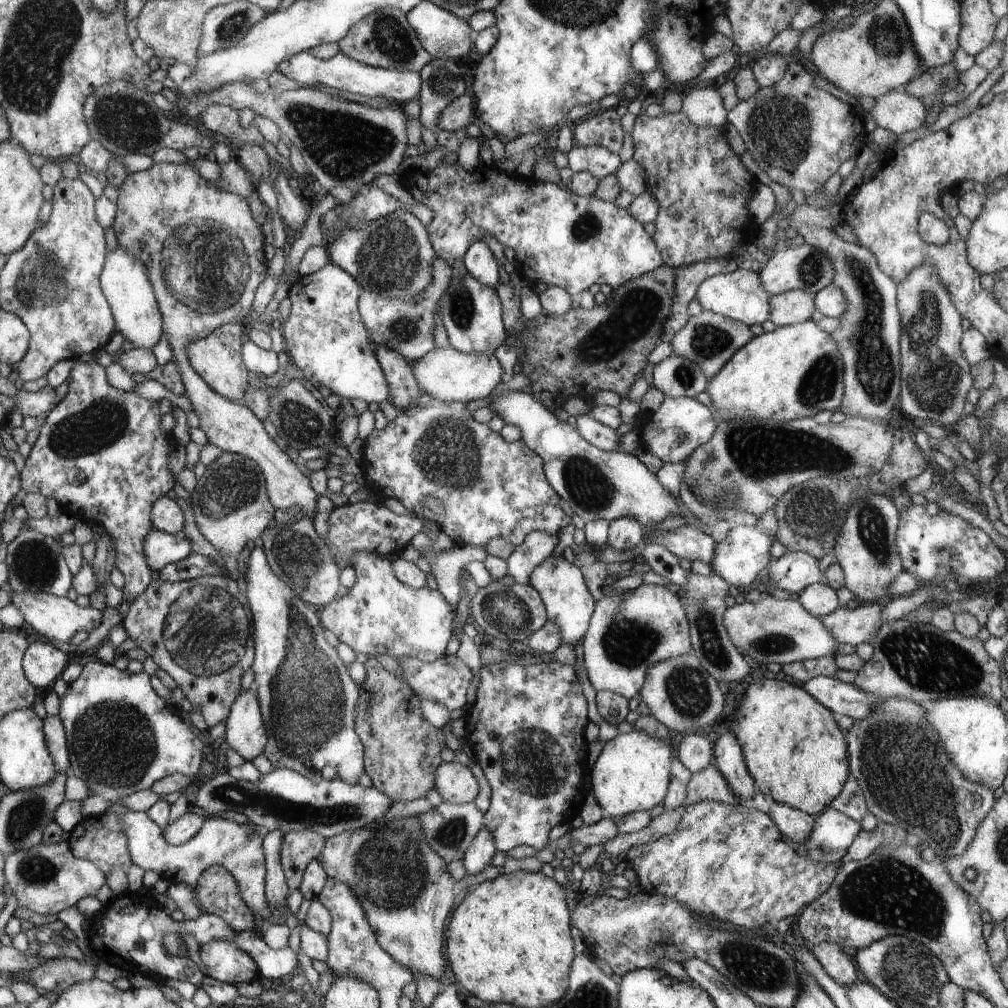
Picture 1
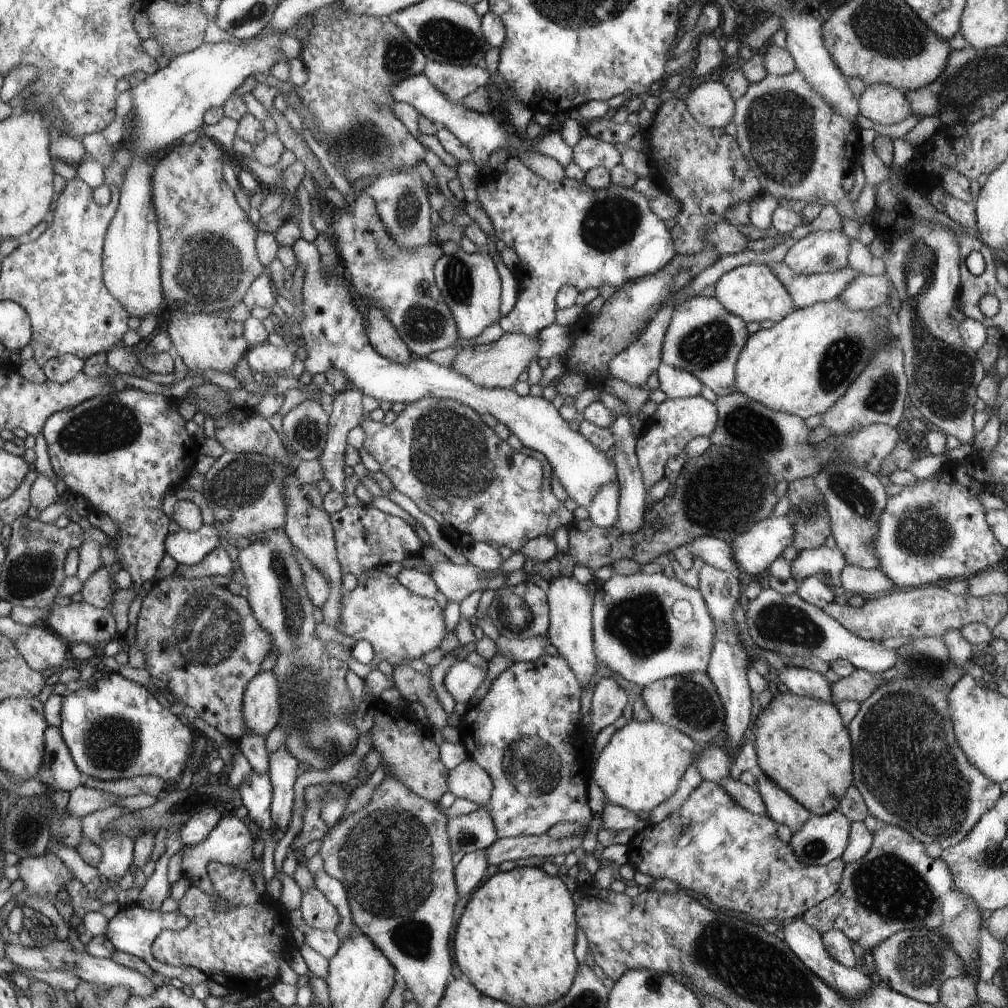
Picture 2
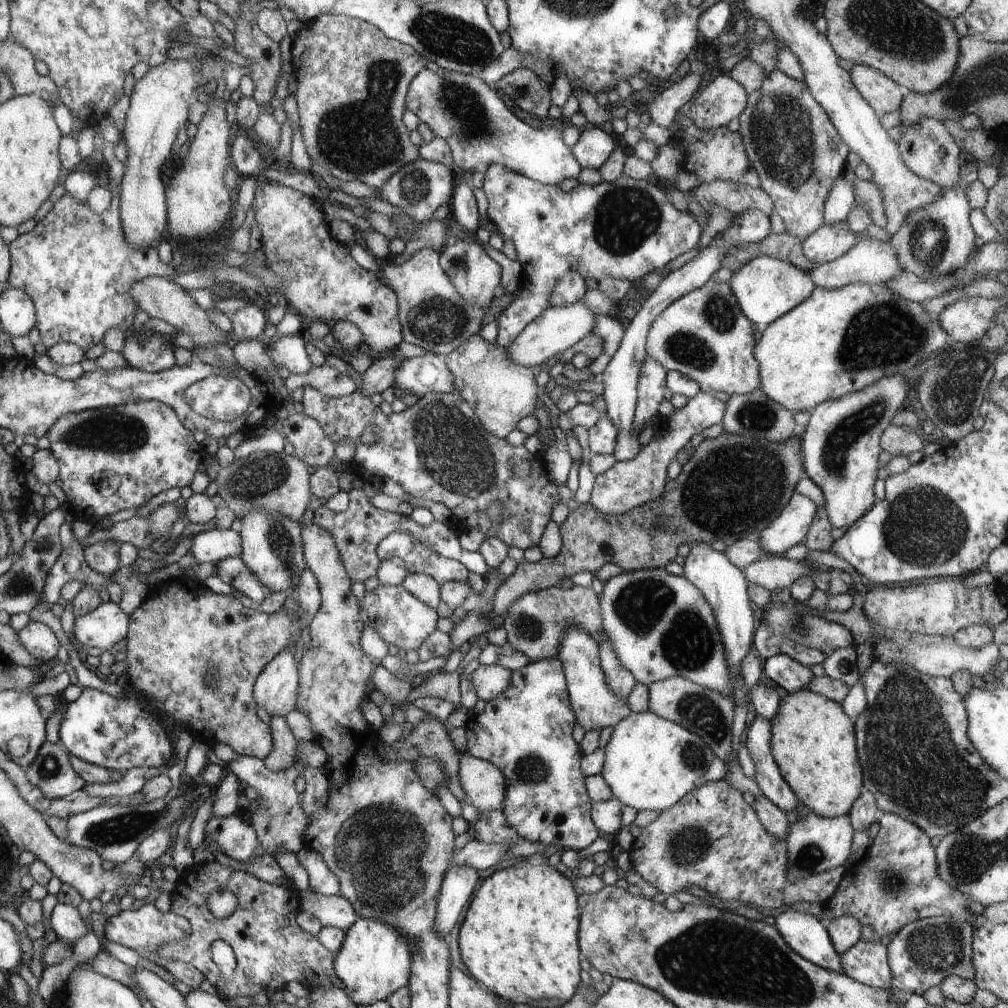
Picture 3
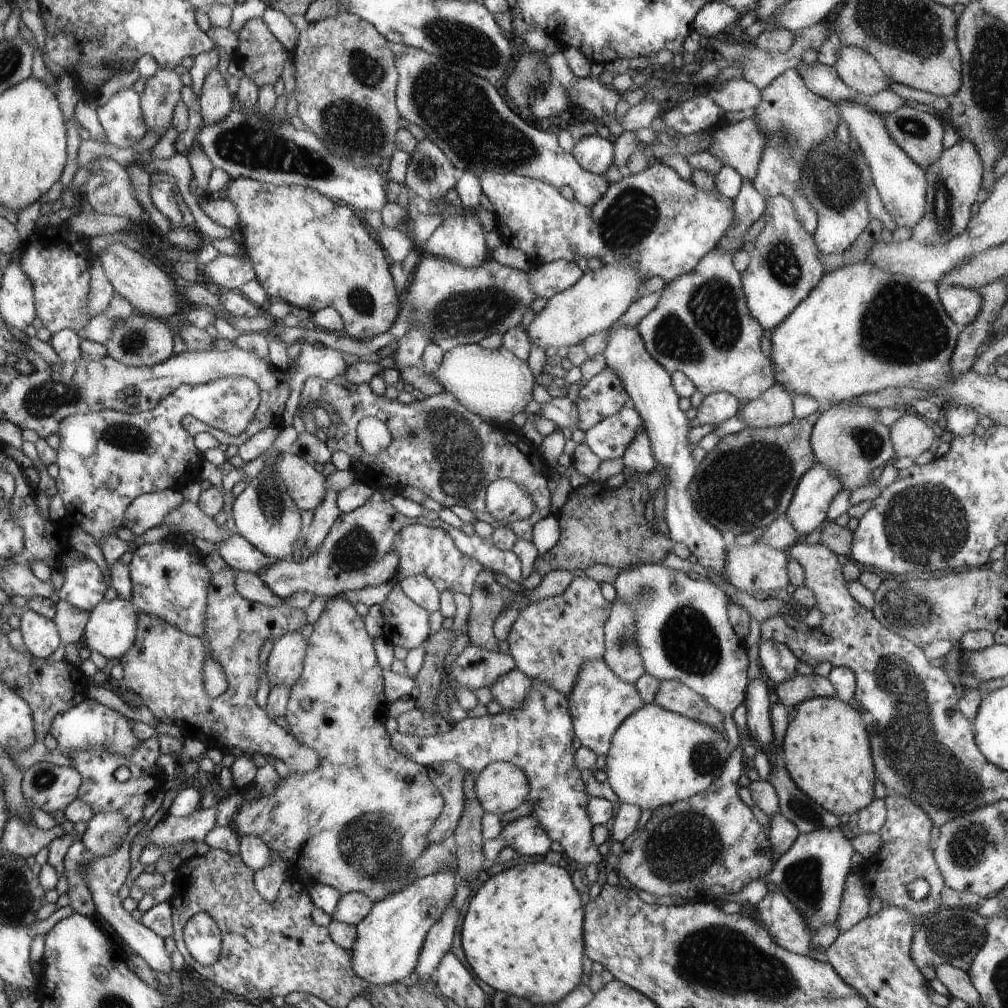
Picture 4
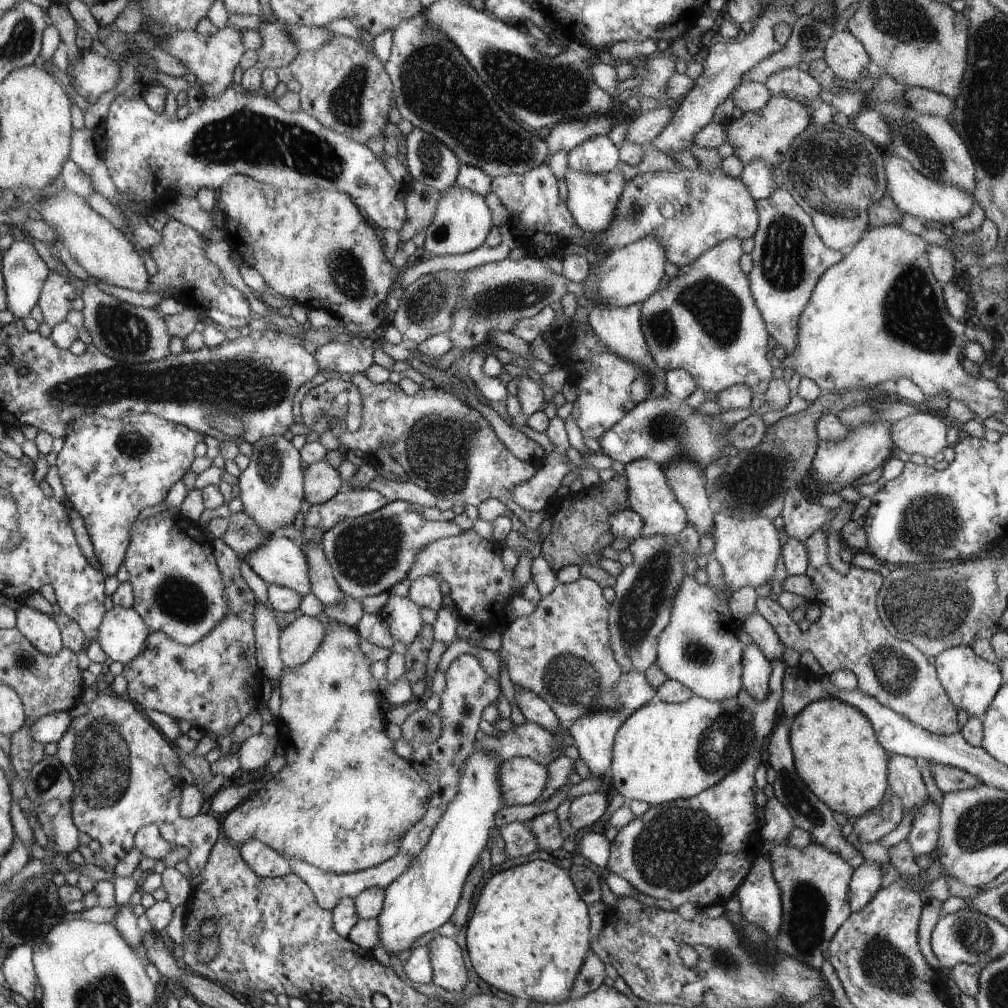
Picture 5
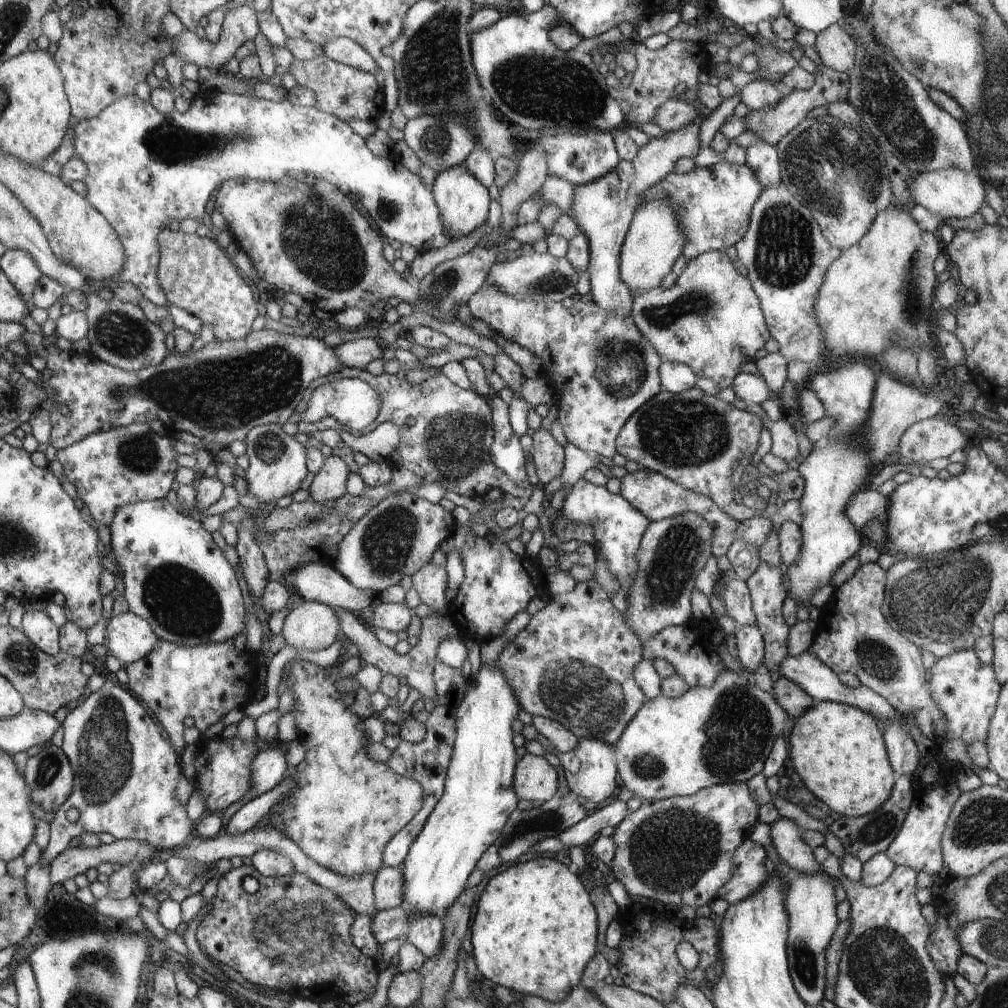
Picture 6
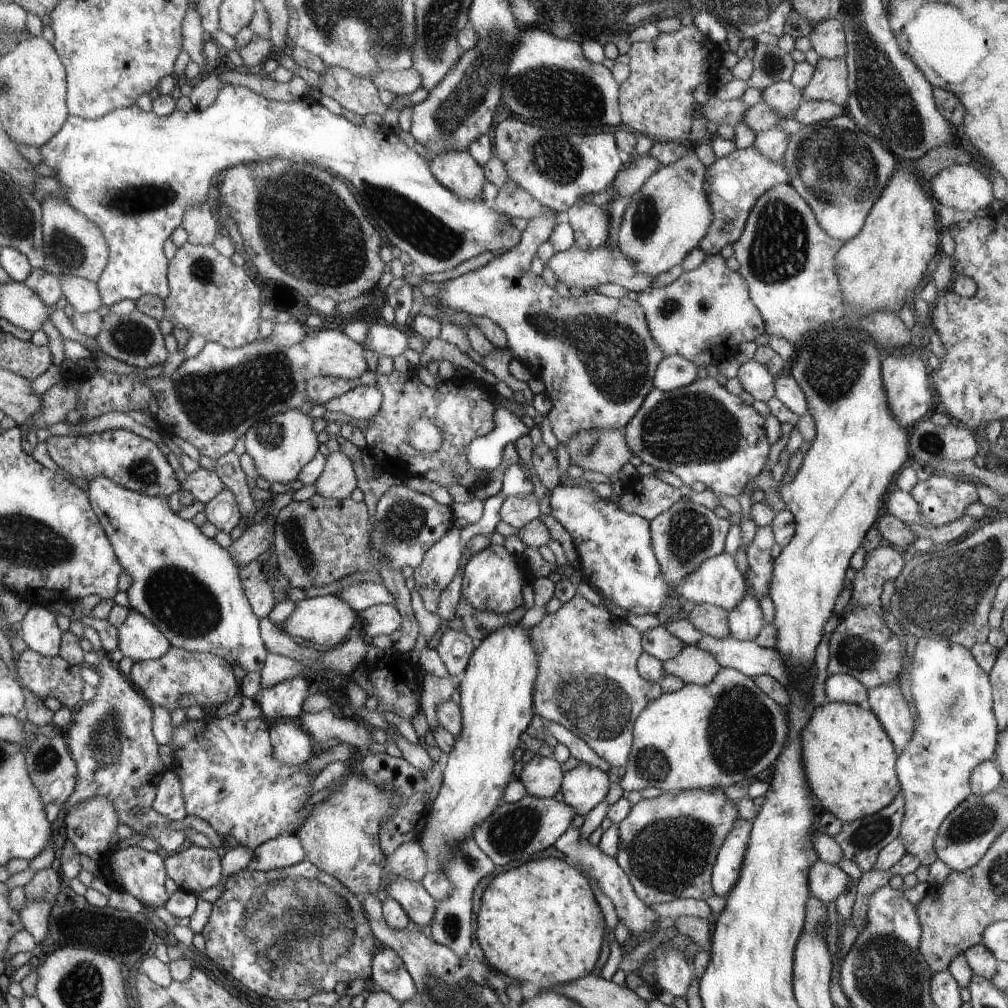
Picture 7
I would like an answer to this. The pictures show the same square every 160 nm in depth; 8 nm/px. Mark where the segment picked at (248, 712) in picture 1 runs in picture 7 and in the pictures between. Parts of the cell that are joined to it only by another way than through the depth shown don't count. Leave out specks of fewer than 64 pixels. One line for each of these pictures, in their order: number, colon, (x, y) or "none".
2: (261, 710)
3: (277, 690)
4: (285, 663)
5: (299, 641)
6: (311, 626)
7: (327, 620)

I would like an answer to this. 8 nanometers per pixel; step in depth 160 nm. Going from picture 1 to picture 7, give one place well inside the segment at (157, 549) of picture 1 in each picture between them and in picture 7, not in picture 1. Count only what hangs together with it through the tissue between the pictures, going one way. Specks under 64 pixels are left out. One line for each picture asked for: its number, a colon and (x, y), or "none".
2: (188, 548)
3: (213, 545)
4: (238, 553)
5: (280, 561)
6: (318, 582)
7: (364, 594)

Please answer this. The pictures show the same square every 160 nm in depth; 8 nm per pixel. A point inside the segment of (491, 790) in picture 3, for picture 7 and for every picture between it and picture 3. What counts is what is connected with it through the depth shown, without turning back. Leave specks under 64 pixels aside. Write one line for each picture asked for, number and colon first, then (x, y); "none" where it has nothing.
4: (501, 786)
5: (521, 780)
6: (535, 779)
7: (542, 776)

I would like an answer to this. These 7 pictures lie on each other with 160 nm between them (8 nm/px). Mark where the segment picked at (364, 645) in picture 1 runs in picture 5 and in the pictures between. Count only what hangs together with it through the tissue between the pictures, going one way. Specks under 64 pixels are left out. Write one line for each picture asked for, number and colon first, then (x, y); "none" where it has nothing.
2: (400, 625)
3: (400, 618)
4: (405, 621)
5: (402, 614)

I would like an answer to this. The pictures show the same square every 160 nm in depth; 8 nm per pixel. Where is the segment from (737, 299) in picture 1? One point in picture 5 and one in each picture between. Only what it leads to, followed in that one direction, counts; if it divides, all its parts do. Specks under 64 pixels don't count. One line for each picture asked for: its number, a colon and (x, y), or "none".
2: (753, 292)
3: (765, 289)
4: (784, 268)
5: (789, 258)

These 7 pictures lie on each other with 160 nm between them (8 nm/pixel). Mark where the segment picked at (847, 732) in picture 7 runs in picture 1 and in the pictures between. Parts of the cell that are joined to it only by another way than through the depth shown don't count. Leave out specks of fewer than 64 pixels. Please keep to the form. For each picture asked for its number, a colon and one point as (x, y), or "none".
1: (794, 750)
2: (801, 744)
3: (813, 742)
4: (827, 753)
5: (836, 752)
6: (838, 751)

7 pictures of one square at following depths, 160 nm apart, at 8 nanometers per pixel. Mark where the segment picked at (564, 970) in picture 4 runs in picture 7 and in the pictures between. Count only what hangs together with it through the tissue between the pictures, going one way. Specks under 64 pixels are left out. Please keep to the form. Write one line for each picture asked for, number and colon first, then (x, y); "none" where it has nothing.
5: (529, 933)
6: (535, 930)
7: (539, 922)

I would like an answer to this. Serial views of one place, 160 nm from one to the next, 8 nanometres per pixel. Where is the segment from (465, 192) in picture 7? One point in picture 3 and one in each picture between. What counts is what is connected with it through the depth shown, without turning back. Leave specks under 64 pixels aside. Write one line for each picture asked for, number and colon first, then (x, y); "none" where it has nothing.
3: (475, 275)
4: (459, 238)
5: (462, 221)
6: (463, 200)

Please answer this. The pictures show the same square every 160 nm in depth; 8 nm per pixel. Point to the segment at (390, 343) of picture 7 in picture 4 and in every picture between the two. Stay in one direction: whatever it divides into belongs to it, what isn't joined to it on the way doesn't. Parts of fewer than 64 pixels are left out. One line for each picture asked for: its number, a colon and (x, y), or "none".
4: (312, 361)
5: (336, 357)
6: (356, 354)

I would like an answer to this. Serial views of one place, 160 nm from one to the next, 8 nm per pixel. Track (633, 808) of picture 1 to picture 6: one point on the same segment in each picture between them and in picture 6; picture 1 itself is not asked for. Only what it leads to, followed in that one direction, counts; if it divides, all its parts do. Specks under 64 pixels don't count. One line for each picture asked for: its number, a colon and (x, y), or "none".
2: (642, 765)
3: (650, 763)
4: (656, 758)
5: (662, 752)
6: (706, 737)

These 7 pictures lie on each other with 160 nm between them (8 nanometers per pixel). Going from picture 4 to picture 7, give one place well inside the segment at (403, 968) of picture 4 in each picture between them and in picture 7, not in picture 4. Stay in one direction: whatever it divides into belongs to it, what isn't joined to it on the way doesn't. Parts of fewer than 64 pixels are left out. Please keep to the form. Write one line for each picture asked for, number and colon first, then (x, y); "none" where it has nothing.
5: (426, 896)
6: (479, 799)
7: (496, 694)

